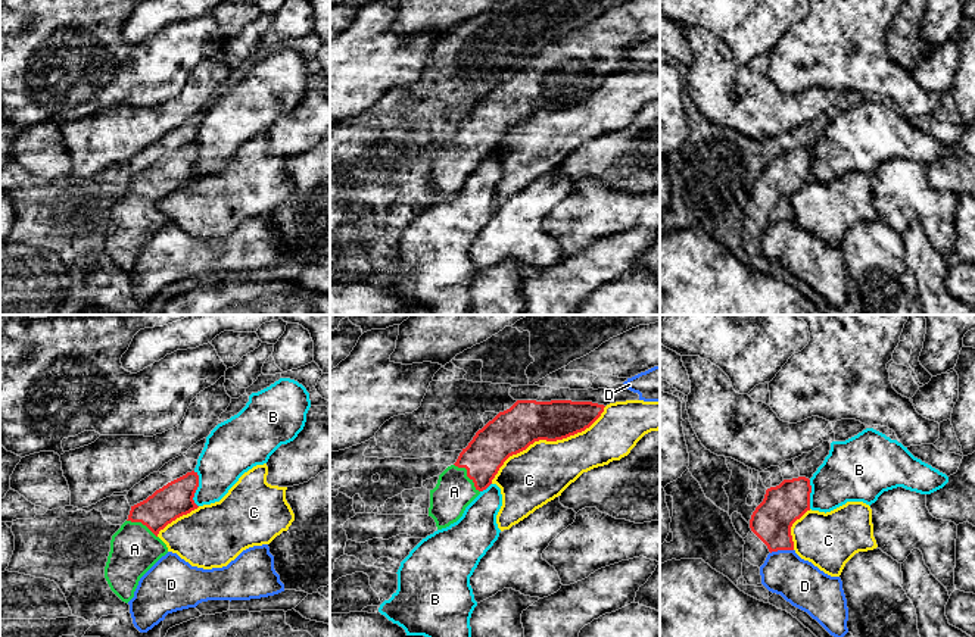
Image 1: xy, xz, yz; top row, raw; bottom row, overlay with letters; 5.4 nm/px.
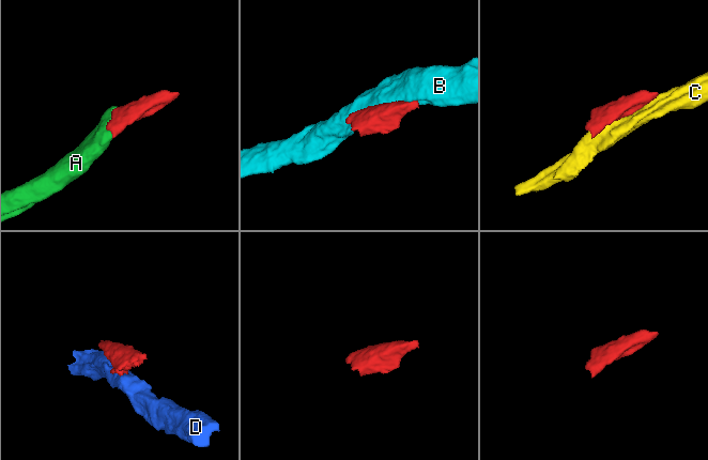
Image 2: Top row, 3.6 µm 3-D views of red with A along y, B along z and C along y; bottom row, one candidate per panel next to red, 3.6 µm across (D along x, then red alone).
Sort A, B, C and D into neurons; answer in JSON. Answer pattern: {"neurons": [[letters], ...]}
{"neurons": [["A"], ["B"], ["C"], ["D"]]}

